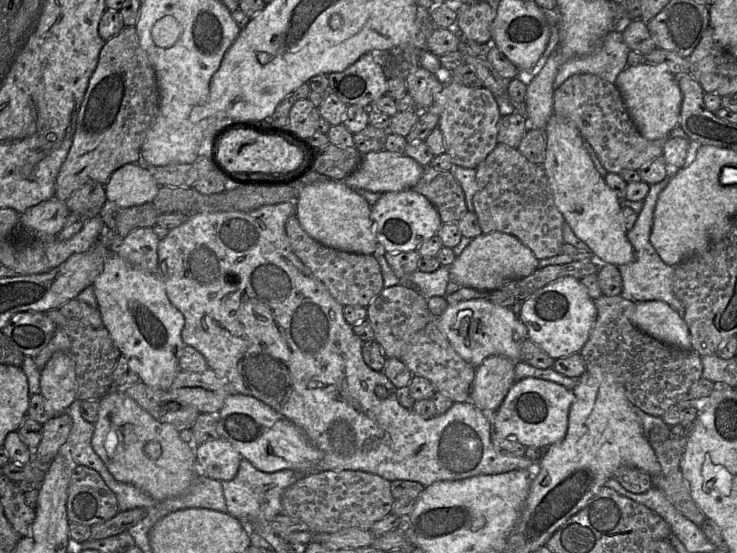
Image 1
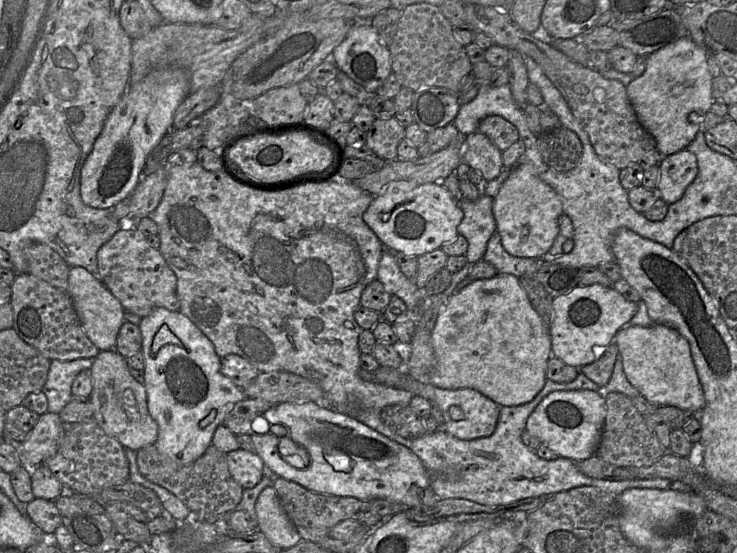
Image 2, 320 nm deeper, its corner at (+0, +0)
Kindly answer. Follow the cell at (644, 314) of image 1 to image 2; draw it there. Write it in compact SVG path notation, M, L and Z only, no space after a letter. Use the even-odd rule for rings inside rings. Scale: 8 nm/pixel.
M654 323L649 327L621 328L614 337L628 381L650 402L682 410L703 410L703 387L692 359L689 342L671 327Z

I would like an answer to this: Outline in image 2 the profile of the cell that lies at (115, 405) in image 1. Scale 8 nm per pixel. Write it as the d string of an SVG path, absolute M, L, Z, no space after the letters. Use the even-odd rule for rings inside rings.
M115 349L100 351L89 372L93 385L89 397L93 405L93 419L103 432L132 451L154 444L158 425L148 411L145 387L132 377L125 358Z

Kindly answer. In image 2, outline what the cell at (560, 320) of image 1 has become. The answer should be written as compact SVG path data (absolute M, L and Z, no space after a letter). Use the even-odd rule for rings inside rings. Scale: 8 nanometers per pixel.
M592 284L578 286L565 295L553 299L553 319L550 324L552 356L578 369L598 360L611 343L614 343L616 333L623 328L637 313L638 304L627 300L613 287Z

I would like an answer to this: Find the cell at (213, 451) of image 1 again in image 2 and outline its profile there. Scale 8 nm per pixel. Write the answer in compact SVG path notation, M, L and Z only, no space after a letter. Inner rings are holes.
M238 448L226 454L232 478L243 488L255 487L264 476L265 464L255 453Z

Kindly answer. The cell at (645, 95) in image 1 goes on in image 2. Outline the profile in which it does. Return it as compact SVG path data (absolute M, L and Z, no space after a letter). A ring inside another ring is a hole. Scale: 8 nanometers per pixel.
M691 37L680 38L648 55L642 75L626 87L628 99L642 127L654 138L656 149L663 156L684 150L695 138L713 104L712 80L706 52Z

